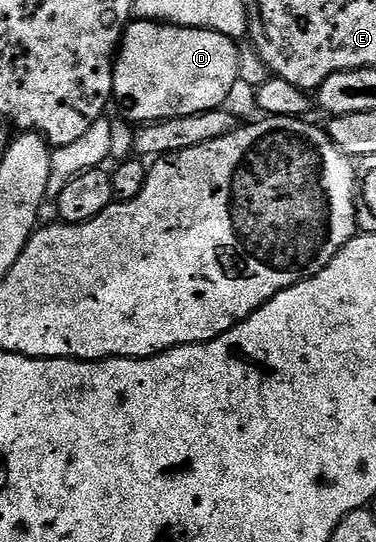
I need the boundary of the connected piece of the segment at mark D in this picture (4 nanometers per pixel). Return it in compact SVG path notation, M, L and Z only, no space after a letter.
M141 19L131 20L126 27L126 34L122 36L122 44L118 47L118 56L114 59L114 95L116 105L122 108L122 113L133 123L149 123L152 121L163 121L173 117L195 117L197 113L210 113L213 109L221 109L227 103L230 92L234 85L239 84L238 78L238 44L239 42L228 35L220 35L211 29L189 29L183 25L168 25L161 21L144 21Z

